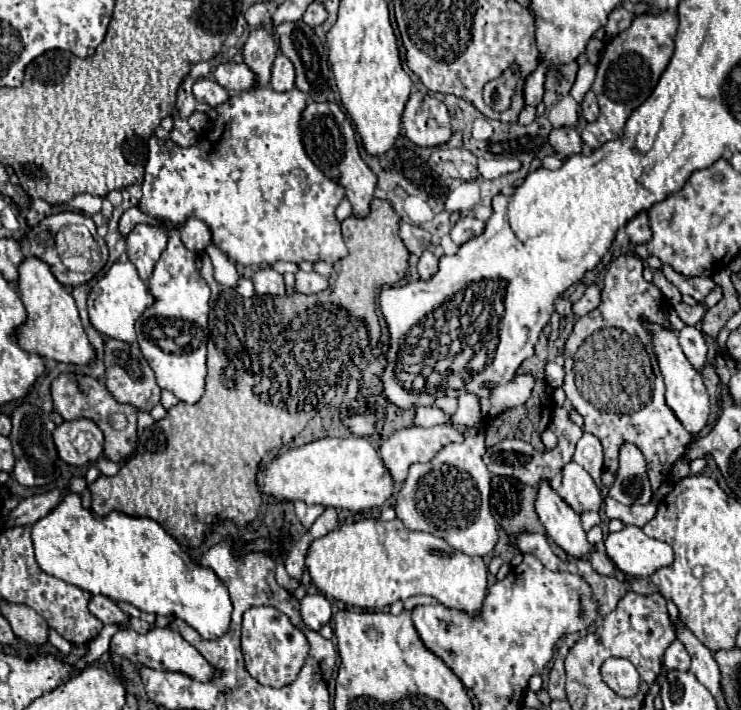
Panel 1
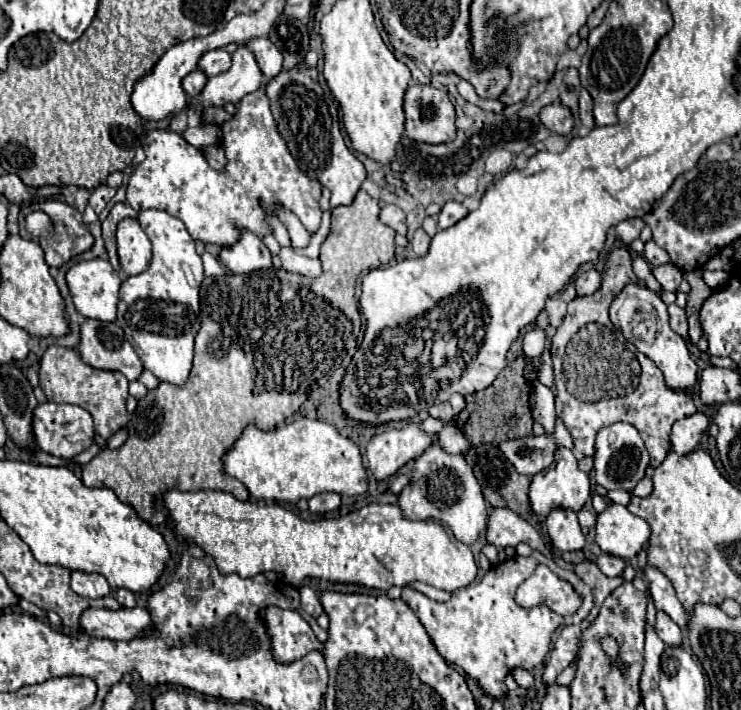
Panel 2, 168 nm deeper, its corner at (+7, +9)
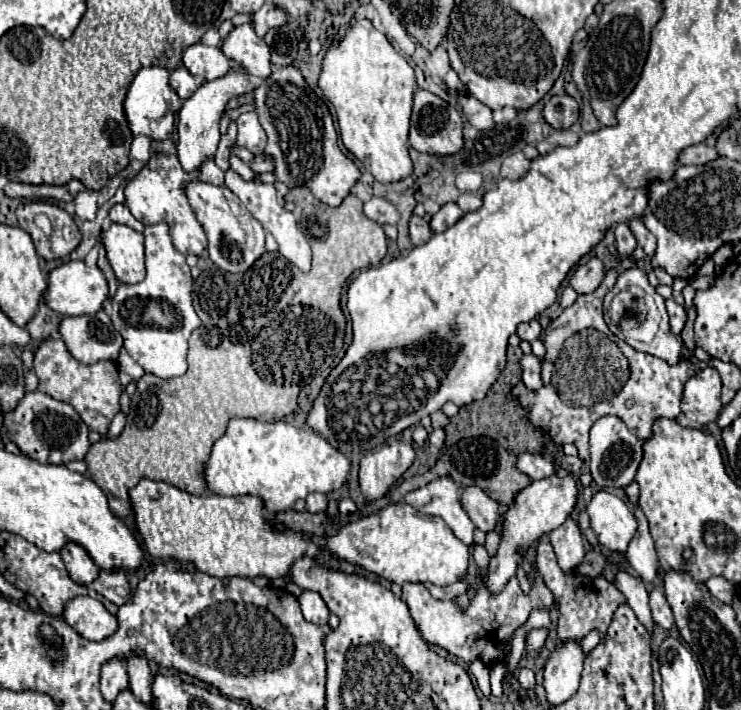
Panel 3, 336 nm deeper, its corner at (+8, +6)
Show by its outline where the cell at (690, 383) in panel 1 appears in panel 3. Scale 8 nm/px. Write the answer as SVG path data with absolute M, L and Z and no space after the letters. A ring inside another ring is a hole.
M628 268L618 276L618 282L604 298L604 312L608 318L610 330L612 330L612 324L616 324L614 328L618 332L618 336L624 342L628 342L632 348L658 356L670 364L676 364L678 358L682 356L682 342L678 336L674 336L670 332L664 298L660 294L656 294L654 286L650 286L650 282L646 278L646 272L642 272L640 268ZM614 300L628 302L628 304L612 304Z

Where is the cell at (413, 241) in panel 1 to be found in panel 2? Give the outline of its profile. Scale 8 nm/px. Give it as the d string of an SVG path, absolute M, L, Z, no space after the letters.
M383 205L381 207L381 221L385 225L389 225L391 229L395 229L399 235L407 235L407 225L405 225L405 213L395 207L395 205Z

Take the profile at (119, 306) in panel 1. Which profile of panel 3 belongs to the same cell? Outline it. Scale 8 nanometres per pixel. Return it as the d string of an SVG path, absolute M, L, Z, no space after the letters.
M68 260L56 266L48 274L48 288L46 288L46 306L62 316L82 316L82 314L96 314L102 308L102 302L108 298L108 284L104 274L98 266L88 268L82 260Z

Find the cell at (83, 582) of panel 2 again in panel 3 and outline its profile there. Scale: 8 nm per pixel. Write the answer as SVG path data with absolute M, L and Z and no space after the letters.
M66 542L66 546L60 550L60 556L66 564L66 570L70 578L78 584L88 584L98 576L98 566L90 558L90 554L76 542Z

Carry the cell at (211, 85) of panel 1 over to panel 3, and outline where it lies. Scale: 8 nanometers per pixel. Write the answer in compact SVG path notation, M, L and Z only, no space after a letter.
M184 66L176 68L176 70L170 74L168 82L170 82L170 88L180 96L180 100L190 98L190 94L194 94L194 90L198 88L196 80L192 78L192 74L190 74Z

